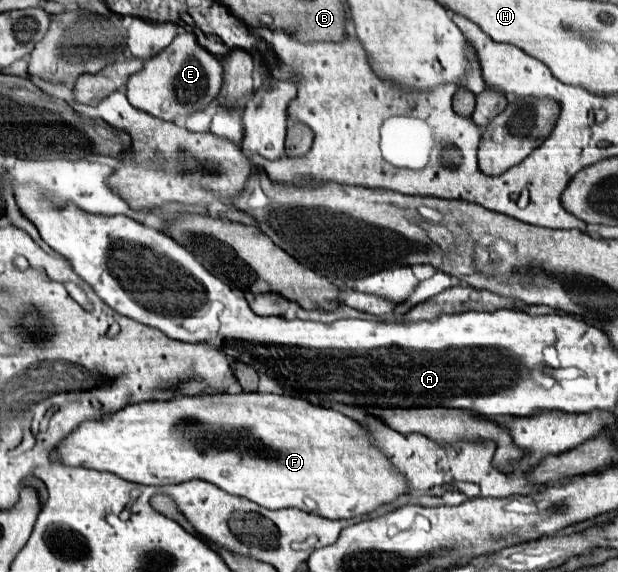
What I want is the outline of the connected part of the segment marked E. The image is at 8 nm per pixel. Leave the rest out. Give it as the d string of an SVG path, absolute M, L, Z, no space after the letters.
M179 32L177 38L159 54L149 58L143 68L133 74L127 82L127 98L129 102L149 112L161 120L177 120L179 116L189 116L197 110L203 110L209 102L219 96L223 84L223 66L221 58L207 52L199 46L197 36L193 32Z

